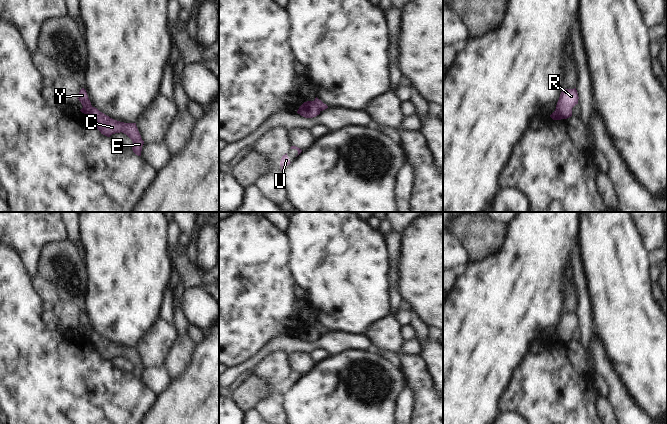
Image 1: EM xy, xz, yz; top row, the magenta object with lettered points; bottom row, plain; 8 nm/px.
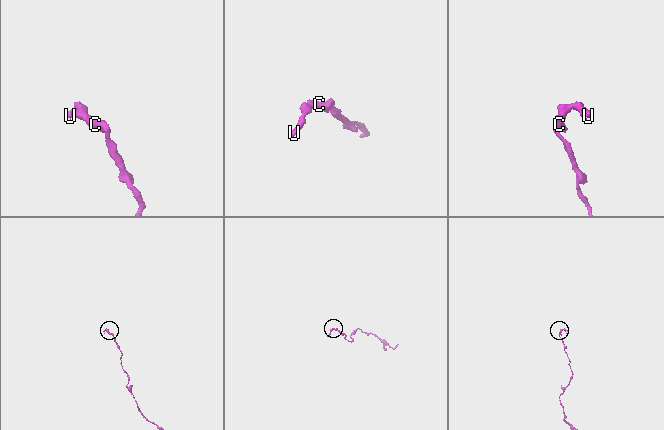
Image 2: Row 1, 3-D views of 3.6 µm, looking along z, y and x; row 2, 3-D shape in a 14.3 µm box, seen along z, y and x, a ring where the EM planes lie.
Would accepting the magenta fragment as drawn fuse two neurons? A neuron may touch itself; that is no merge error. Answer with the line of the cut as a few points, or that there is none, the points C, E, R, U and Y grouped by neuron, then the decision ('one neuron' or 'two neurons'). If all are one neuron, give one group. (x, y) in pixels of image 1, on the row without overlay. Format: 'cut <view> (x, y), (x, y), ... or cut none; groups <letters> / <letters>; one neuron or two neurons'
cut yz (556, 332), (563, 342); groups C E / R U Y; two neurons

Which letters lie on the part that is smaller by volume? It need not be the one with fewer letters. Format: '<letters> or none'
R, U, Y

